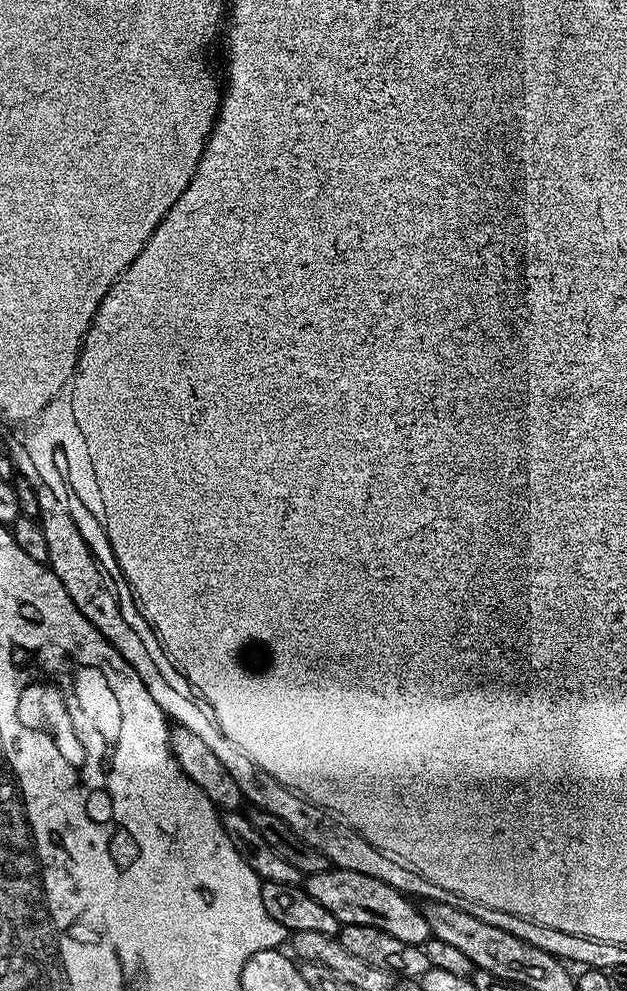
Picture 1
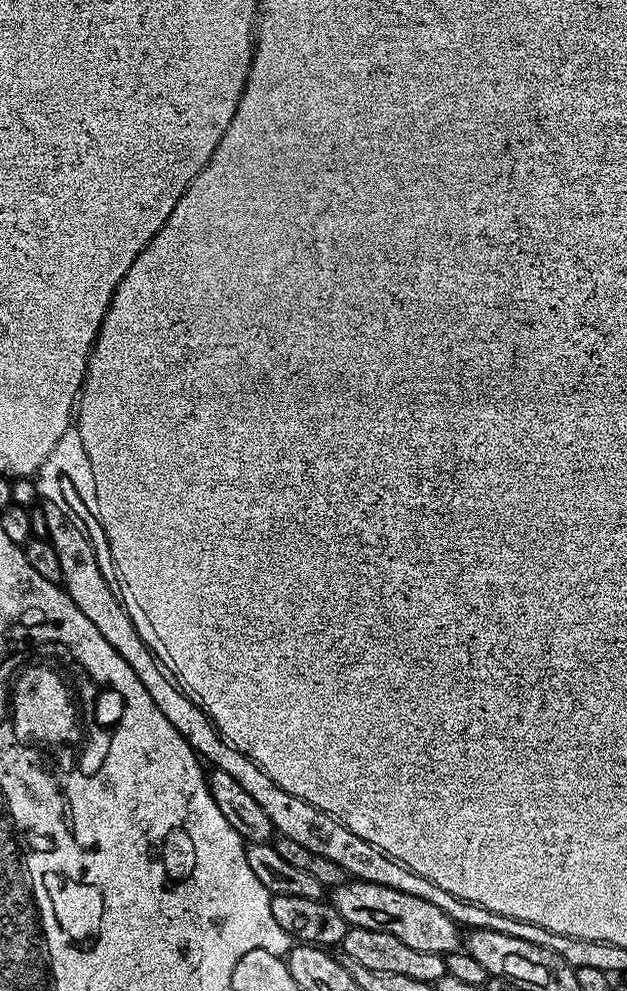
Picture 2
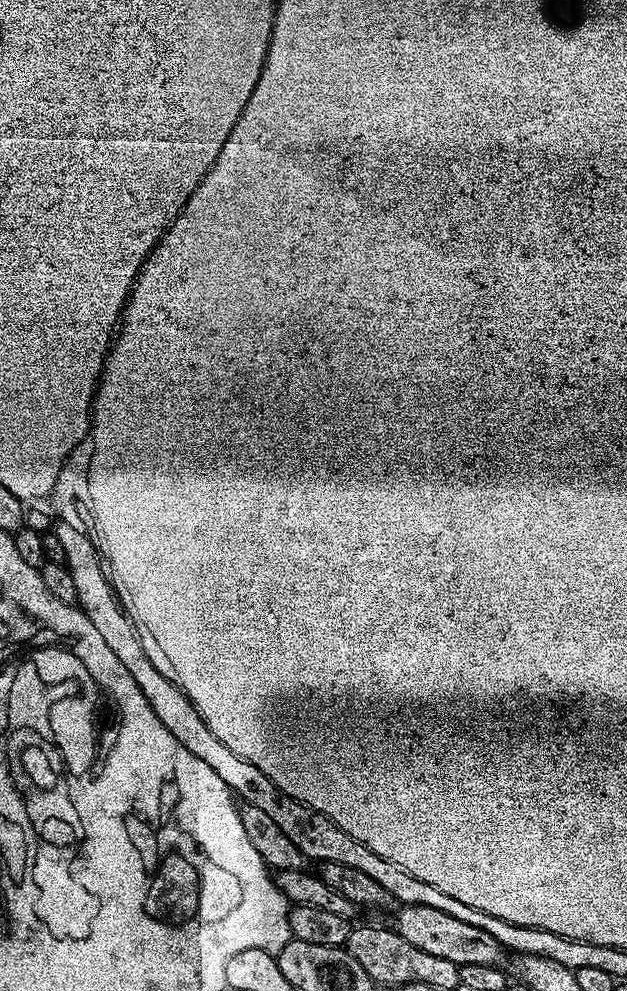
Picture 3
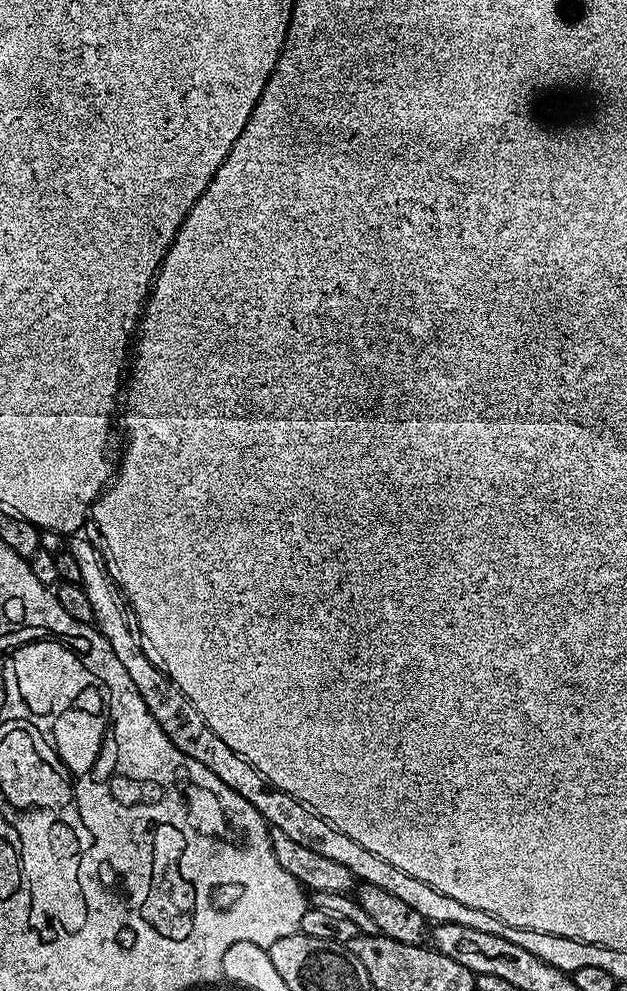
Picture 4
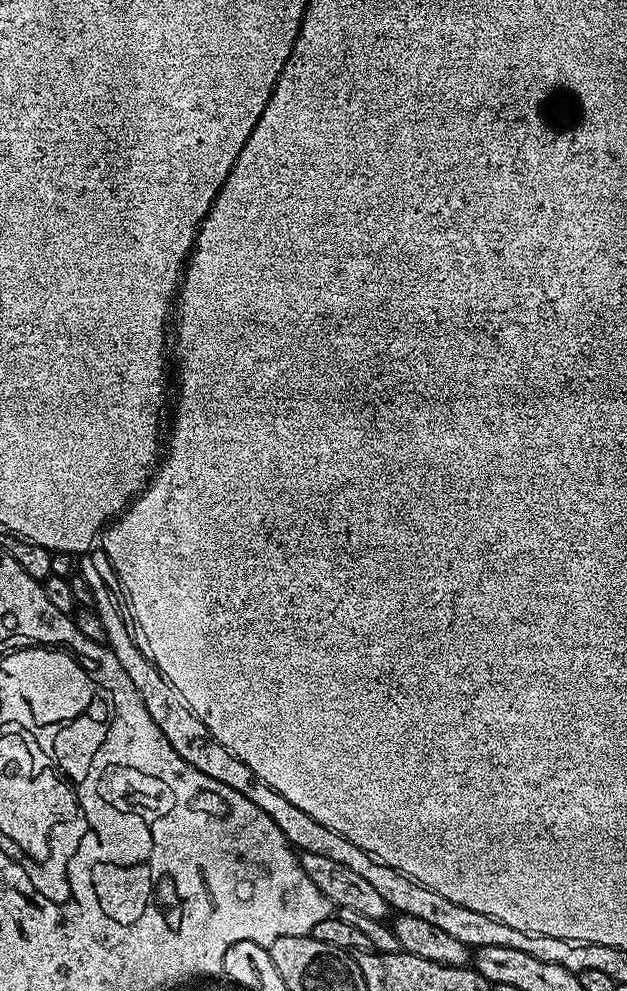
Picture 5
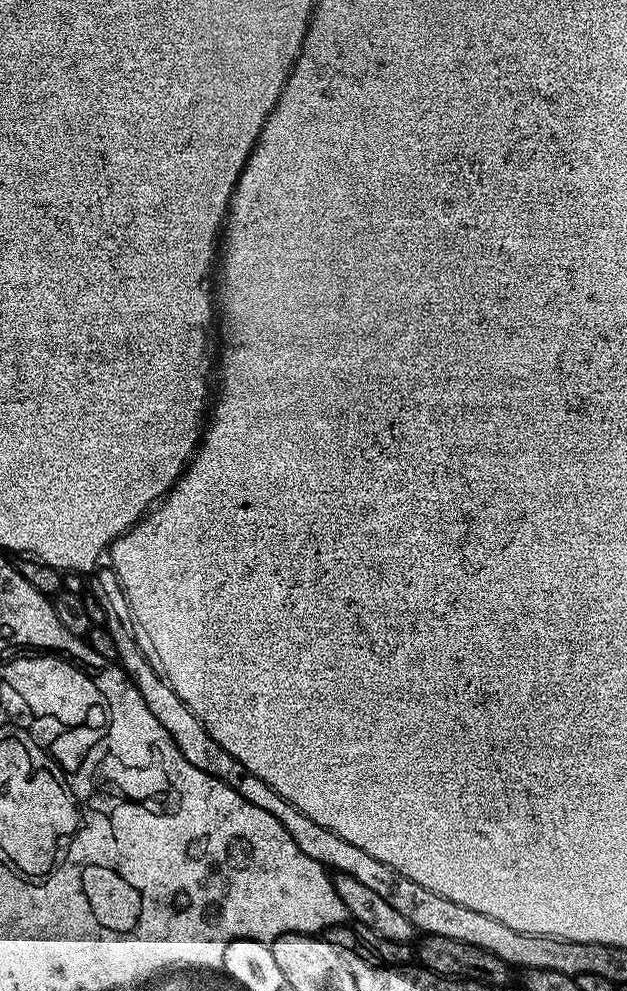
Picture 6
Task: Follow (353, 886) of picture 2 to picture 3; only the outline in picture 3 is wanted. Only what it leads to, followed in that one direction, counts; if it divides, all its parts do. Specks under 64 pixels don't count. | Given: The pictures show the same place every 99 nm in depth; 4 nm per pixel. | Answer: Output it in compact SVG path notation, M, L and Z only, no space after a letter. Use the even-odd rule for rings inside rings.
M405 904L396 914L394 931L402 938L406 938L410 946L418 946L418 950L426 950L426 954L446 958L449 962L458 965L469 963L494 967L504 964L506 949L498 942L498 938L486 934L486 930L478 930L478 926L470 926L470 922L462 922L454 918L454 914L446 914L446 910L434 910L434 906L421 904Z

